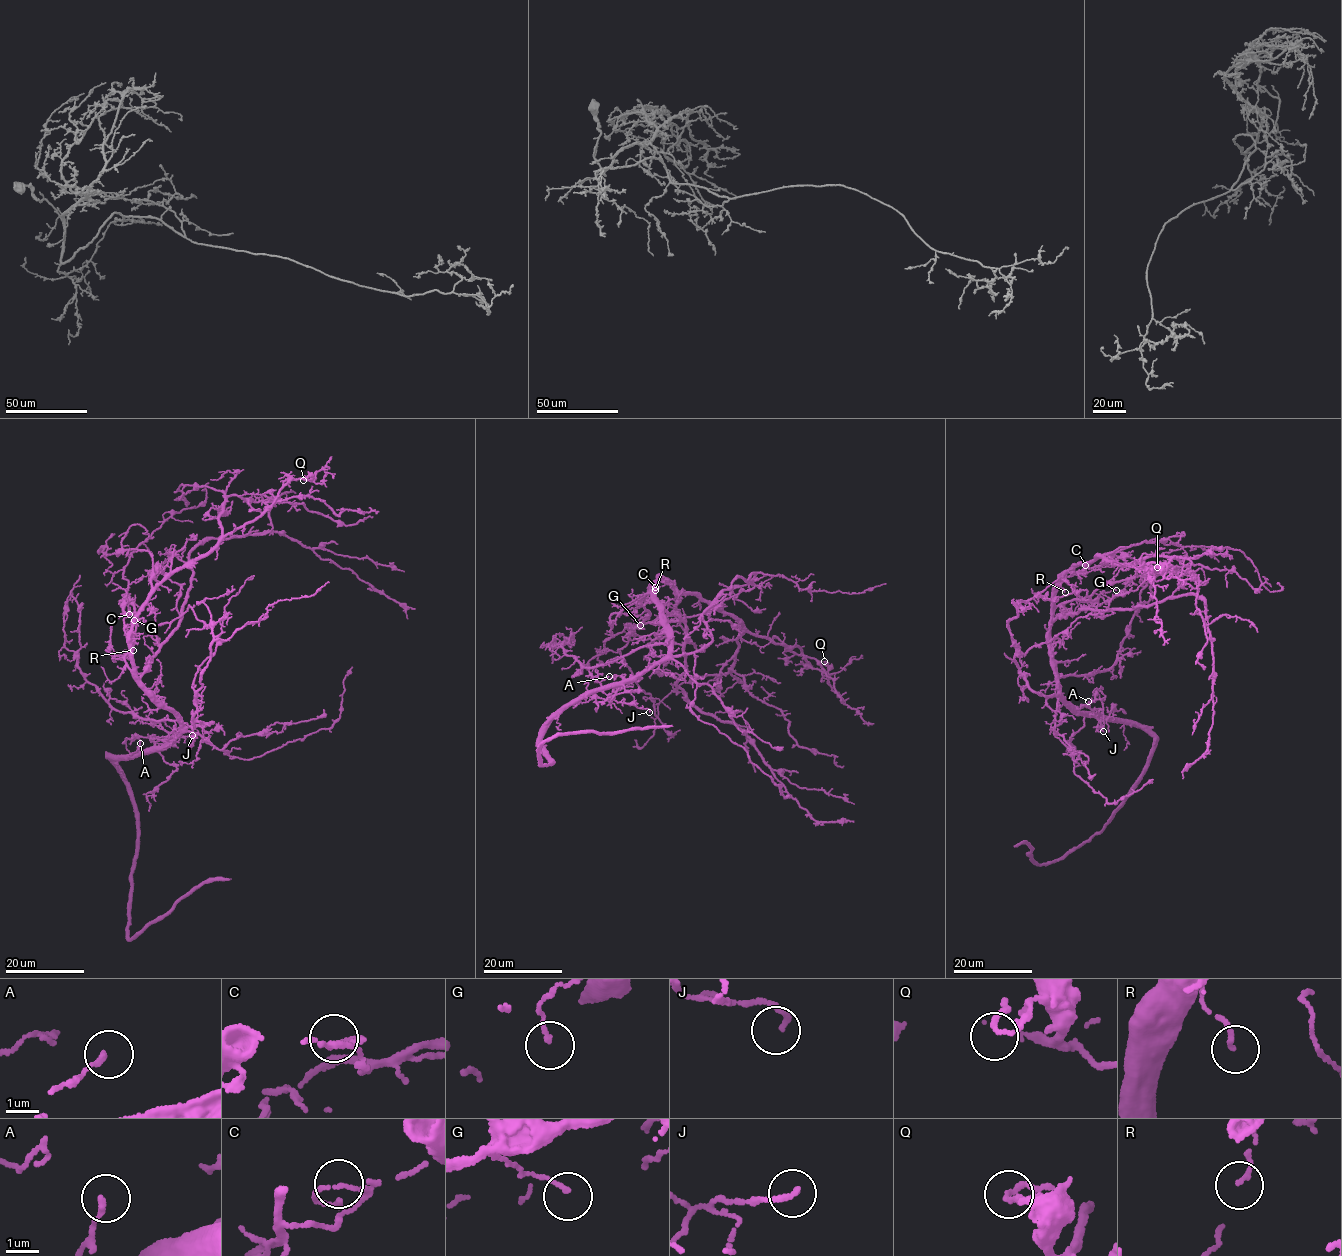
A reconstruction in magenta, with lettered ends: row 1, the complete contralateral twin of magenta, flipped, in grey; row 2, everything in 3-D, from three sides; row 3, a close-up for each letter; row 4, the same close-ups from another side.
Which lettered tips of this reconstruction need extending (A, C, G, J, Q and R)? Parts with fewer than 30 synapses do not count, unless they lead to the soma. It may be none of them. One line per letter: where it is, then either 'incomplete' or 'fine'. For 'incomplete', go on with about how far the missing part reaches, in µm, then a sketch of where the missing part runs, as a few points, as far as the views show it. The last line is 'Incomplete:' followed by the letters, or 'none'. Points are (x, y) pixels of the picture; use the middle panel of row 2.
A: (609, 676) | fine
C: (655, 587) | fine
G: (640, 625) | fine
J: (649, 712) | incomplete | 10 µm | (649, 712), (626, 723), (628, 732)
Q: (824, 661) | fine
R: (655, 590) | fine
Incomplete: J

